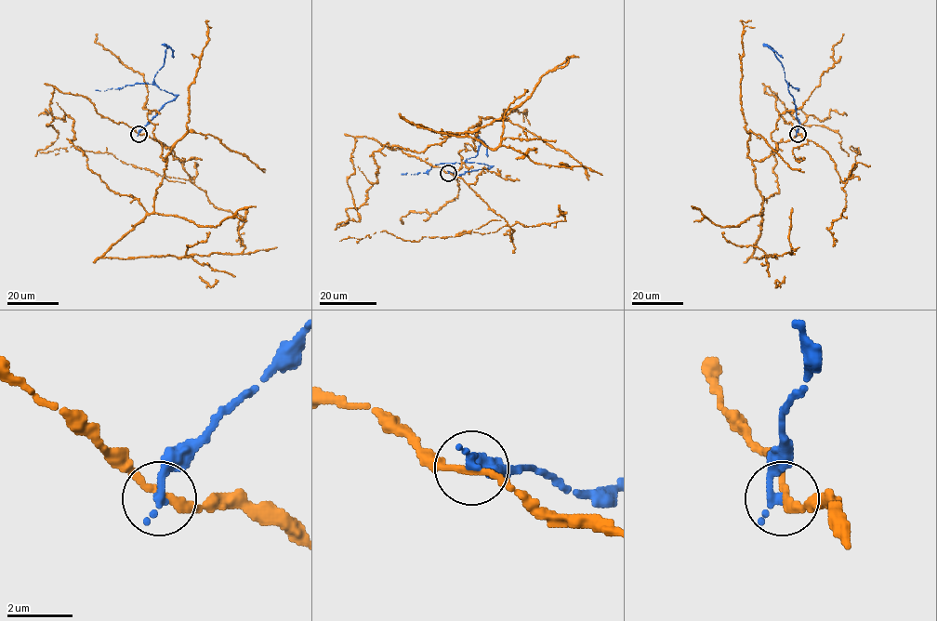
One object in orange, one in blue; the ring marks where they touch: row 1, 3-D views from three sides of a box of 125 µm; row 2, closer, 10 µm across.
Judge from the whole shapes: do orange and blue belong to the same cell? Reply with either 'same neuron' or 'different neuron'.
different neuron

